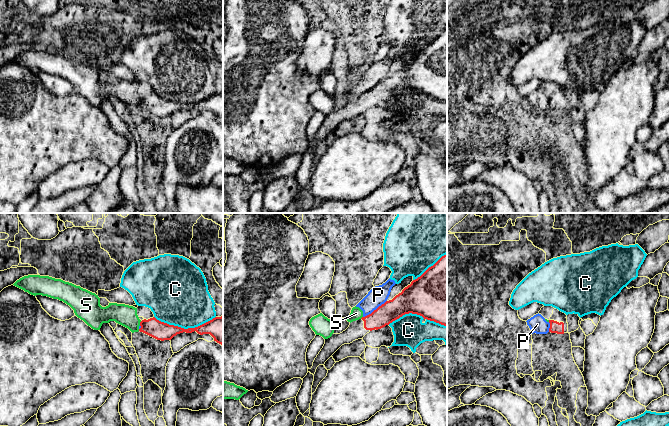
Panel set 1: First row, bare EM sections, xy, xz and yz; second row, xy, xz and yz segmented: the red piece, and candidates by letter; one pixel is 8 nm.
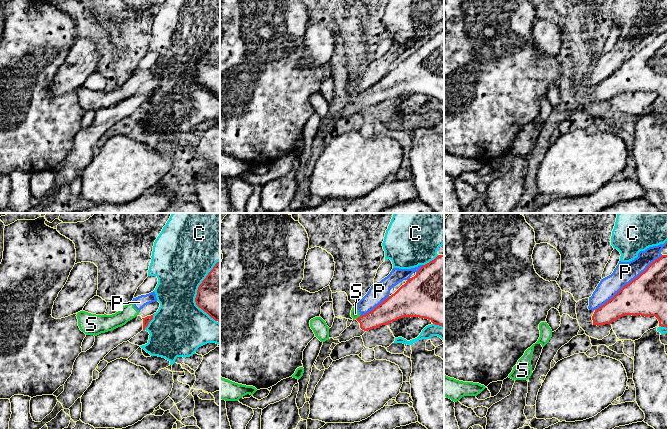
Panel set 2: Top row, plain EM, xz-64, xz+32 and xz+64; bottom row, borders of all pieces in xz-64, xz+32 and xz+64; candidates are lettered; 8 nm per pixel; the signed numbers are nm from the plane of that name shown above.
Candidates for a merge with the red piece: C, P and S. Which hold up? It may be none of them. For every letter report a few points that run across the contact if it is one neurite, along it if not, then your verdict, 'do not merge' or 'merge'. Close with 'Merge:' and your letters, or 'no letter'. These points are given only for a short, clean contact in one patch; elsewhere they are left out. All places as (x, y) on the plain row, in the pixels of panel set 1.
C: do not merge
P: do not merge
S: line xy (141, 97), (139, 101); do not merge
Merge: no letter

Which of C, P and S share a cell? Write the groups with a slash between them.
C / P S

